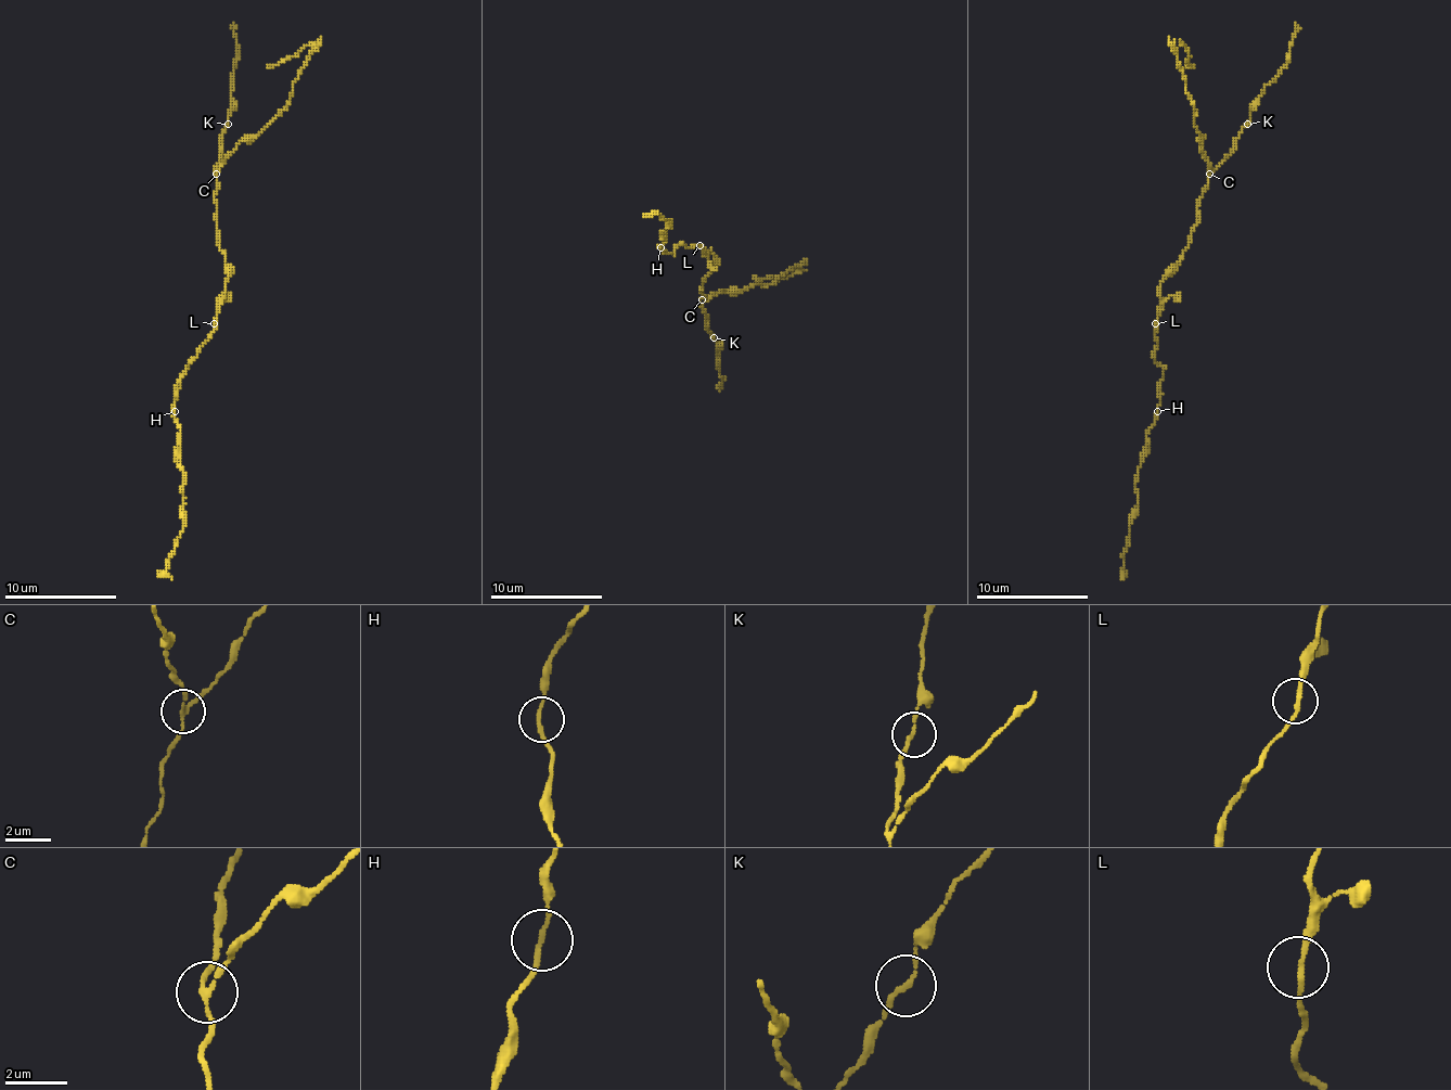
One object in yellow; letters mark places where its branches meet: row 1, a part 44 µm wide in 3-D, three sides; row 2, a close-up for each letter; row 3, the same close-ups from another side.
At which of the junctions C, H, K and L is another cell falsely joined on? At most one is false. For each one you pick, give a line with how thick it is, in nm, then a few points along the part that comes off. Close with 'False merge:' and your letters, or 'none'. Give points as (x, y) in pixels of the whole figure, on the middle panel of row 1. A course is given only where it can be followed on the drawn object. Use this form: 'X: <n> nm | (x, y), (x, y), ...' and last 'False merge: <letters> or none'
C: 160 nm | (703, 298), (711, 298), (726, 290), (773, 281), (798, 267), (781, 279), (753, 276)
False merge: C

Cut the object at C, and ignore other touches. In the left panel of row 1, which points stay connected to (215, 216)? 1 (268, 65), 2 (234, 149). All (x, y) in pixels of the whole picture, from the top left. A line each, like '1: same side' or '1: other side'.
1: other side
2: other side

